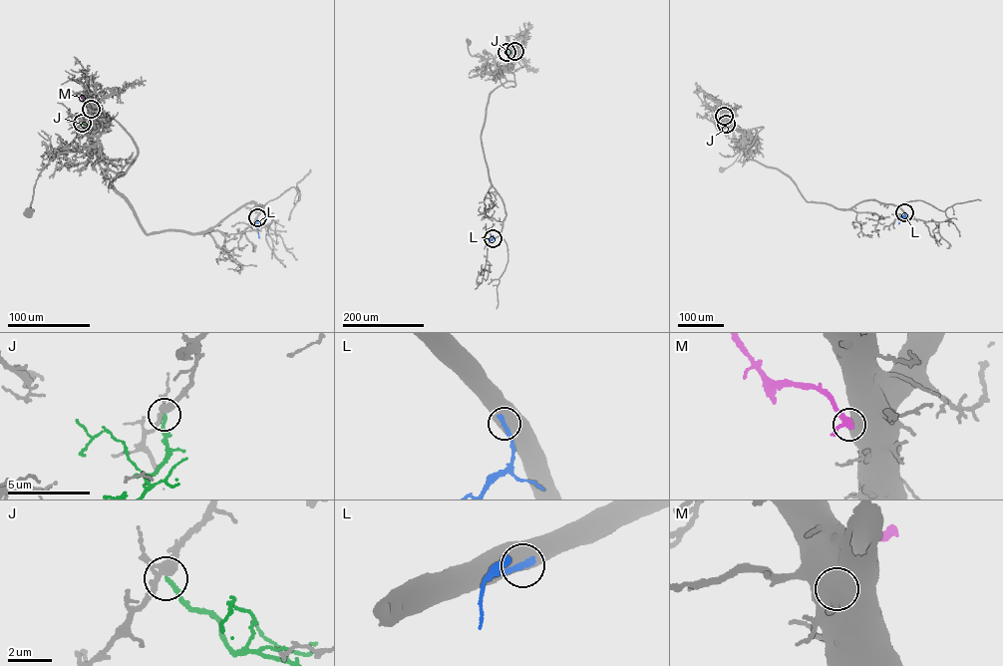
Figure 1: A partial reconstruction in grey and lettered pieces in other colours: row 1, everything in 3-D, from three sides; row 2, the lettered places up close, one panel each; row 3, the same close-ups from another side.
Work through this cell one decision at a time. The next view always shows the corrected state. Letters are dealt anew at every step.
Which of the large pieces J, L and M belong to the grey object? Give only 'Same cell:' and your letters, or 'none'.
Same cell: M

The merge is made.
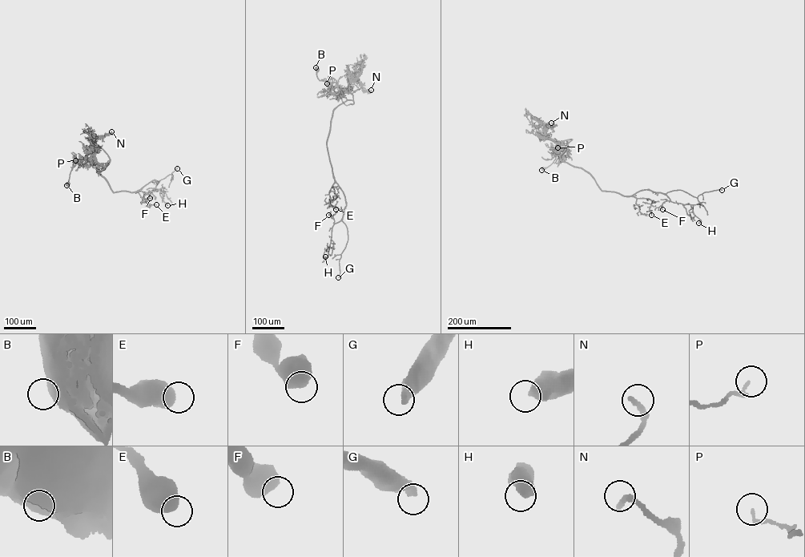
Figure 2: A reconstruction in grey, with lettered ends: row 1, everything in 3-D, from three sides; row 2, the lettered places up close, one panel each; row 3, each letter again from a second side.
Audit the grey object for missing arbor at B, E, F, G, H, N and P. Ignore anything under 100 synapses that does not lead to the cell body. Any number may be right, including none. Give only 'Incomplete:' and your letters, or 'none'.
Incomplete: G

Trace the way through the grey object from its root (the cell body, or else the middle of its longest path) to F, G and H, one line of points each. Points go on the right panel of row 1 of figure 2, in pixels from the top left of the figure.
F: (554, 141), (560, 150), (553, 157), (585, 170), (601, 191), (663, 193), (670, 200), (662, 209)
G: (554, 141), (560, 150), (553, 157), (585, 170), (602, 191), (632, 196), (680, 190), (696, 197), (722, 190)
H: (554, 141), (560, 150), (553, 157), (585, 170), (601, 191), (663, 193), (671, 201), (693, 205), (698, 223)

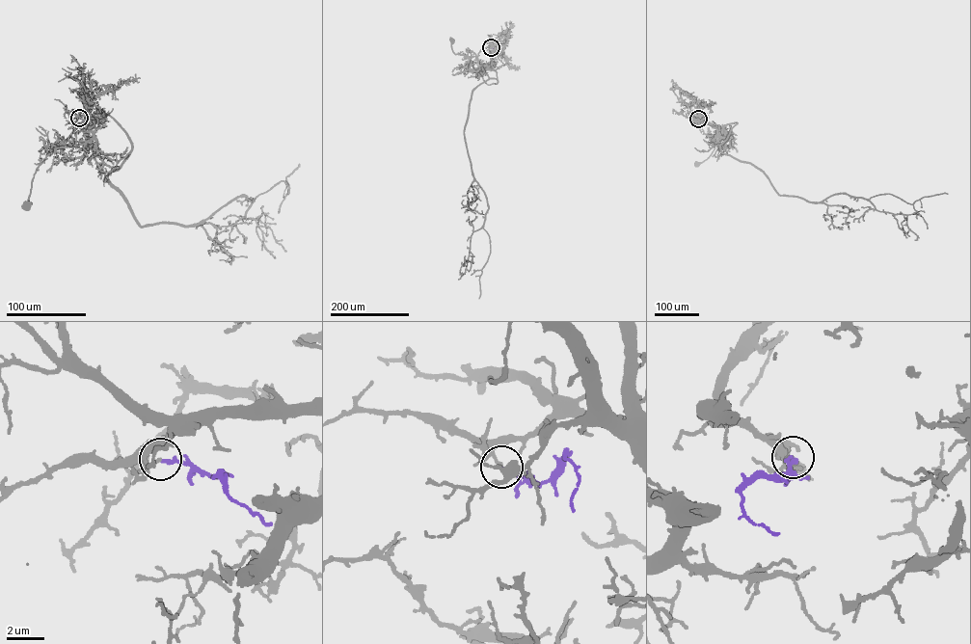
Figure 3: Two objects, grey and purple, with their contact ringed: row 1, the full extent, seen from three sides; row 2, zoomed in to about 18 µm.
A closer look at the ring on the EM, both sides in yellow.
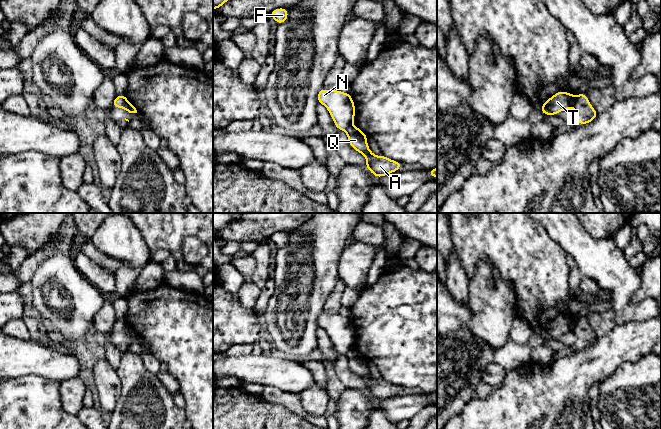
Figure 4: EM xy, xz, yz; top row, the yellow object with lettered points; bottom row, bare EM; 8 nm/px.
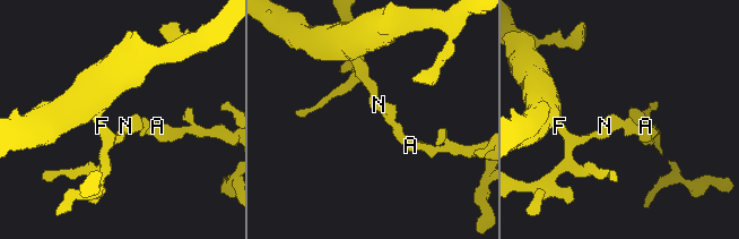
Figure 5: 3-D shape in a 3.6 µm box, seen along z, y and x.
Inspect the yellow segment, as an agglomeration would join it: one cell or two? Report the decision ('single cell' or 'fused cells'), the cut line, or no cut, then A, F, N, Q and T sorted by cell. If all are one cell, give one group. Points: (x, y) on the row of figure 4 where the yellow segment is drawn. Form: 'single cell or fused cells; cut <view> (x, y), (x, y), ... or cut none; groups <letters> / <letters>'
fused cells; cut yz (576, 96), (576, 101), (572, 107); groups A Q / F N T

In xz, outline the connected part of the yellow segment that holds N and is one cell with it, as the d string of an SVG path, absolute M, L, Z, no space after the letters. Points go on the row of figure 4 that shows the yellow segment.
M322 88L318 92L317 99L328 109L337 129L346 131L352 125L355 118L355 104L350 93Z

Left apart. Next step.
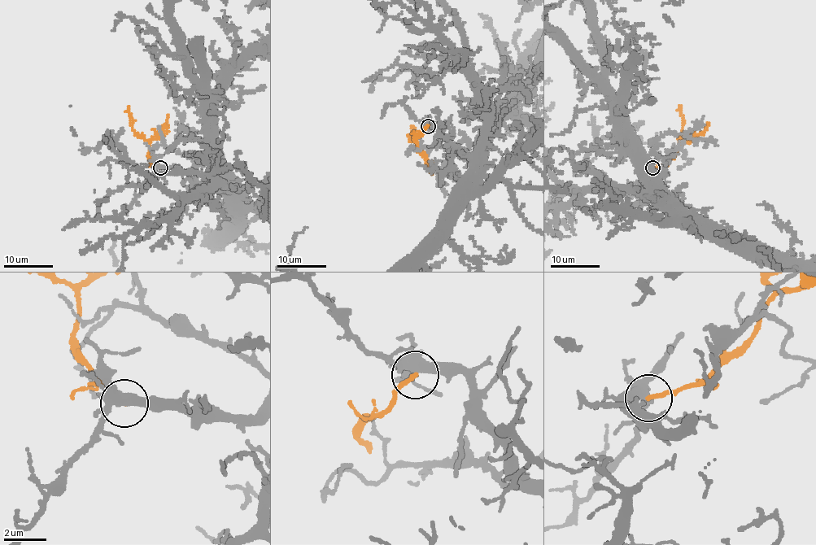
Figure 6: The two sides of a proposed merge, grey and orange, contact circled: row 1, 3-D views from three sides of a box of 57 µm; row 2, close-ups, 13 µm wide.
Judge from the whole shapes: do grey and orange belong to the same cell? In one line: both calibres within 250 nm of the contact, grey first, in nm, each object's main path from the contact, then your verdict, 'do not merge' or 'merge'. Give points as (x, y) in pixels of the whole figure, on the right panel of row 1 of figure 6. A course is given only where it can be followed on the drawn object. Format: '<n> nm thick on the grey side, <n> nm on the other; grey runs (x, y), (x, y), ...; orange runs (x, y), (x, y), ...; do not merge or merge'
460 nm thick on the grey side, 220 nm on the other; grey runs (652, 167), (647, 168), (656, 181), (651, 189), (671, 194), (687, 211), (749, 237), (765, 254); do not merge

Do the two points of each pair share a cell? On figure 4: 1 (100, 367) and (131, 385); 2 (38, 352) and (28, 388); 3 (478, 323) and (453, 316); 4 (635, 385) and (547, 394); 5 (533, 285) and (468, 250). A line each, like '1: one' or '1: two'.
1: two
2: two
3: two
4: two
5: one

